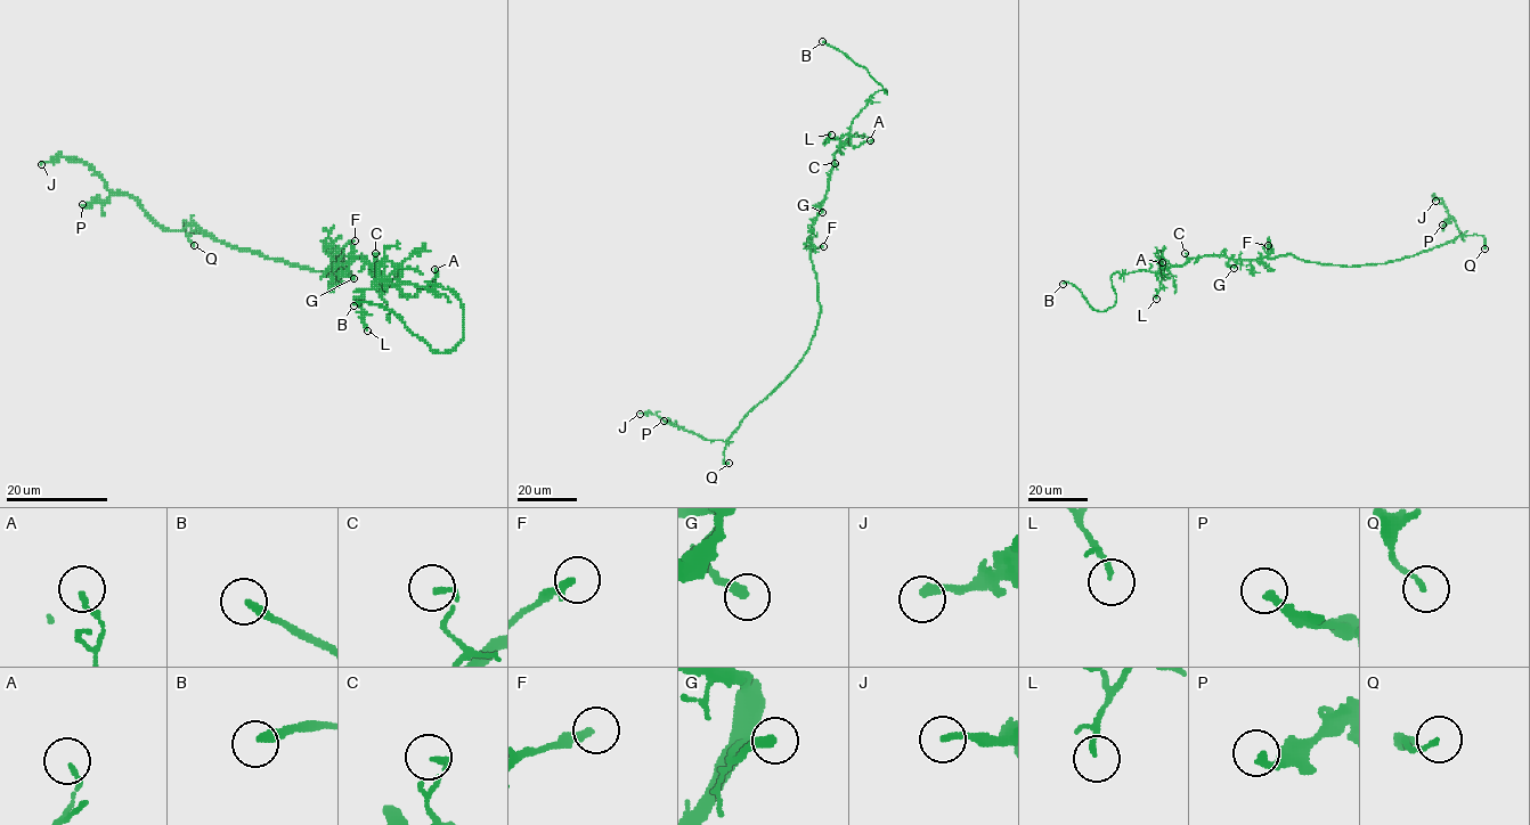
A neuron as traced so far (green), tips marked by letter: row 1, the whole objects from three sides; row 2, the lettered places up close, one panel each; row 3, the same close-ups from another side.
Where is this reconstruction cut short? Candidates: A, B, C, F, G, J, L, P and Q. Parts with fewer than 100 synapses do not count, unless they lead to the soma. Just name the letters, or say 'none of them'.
B

